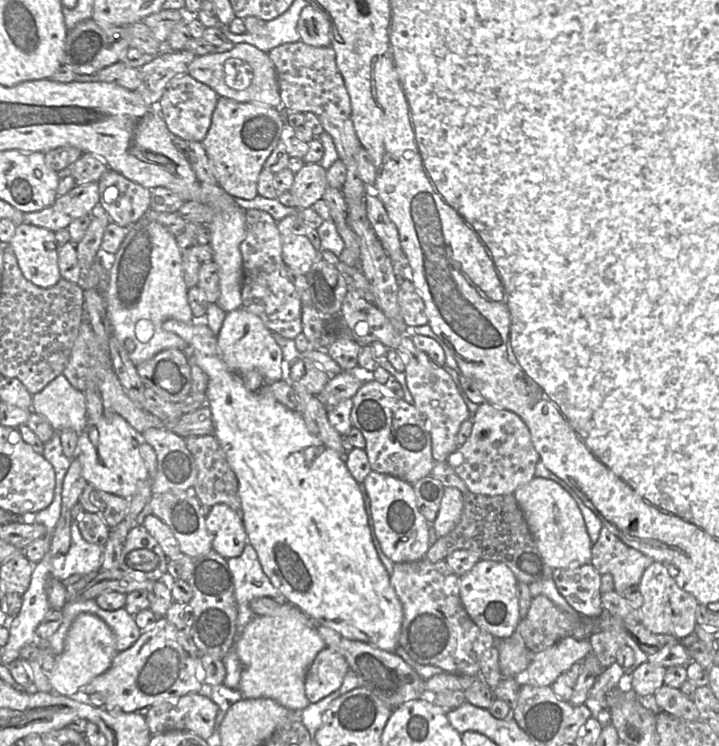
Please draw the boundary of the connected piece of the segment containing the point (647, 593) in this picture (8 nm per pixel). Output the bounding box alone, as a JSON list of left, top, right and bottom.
[640,561,698,640]

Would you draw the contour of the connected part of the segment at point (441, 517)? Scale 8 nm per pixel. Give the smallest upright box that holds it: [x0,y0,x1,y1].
[431,487,463,538]

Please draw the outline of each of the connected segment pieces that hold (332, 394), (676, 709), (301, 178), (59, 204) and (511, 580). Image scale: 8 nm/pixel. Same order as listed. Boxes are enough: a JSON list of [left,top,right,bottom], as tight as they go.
[[317,371,363,411],[653,685,699,721],[290,163,328,209],[23,182,99,233],[459,560,520,638]]

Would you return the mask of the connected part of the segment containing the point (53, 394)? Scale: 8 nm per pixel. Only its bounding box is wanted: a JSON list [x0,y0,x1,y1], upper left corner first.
[31,375,87,434]

